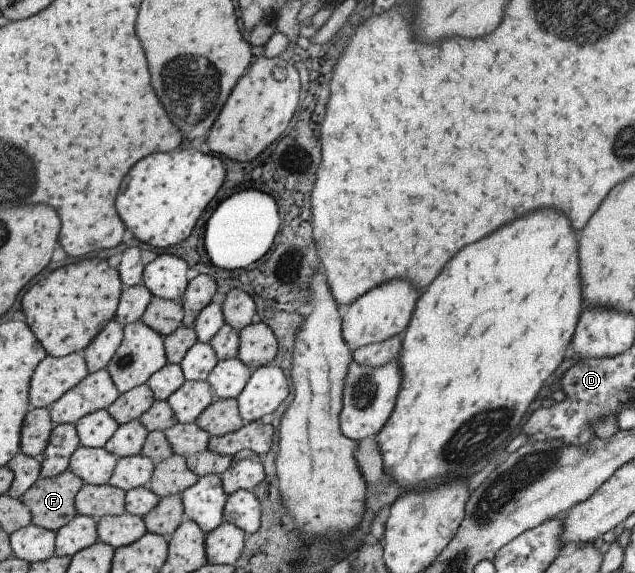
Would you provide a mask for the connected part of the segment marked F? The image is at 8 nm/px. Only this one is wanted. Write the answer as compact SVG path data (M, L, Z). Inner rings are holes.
M68 468L55 477L38 477L19 498L29 510L31 524L57 531L74 518L74 497L83 485Z

